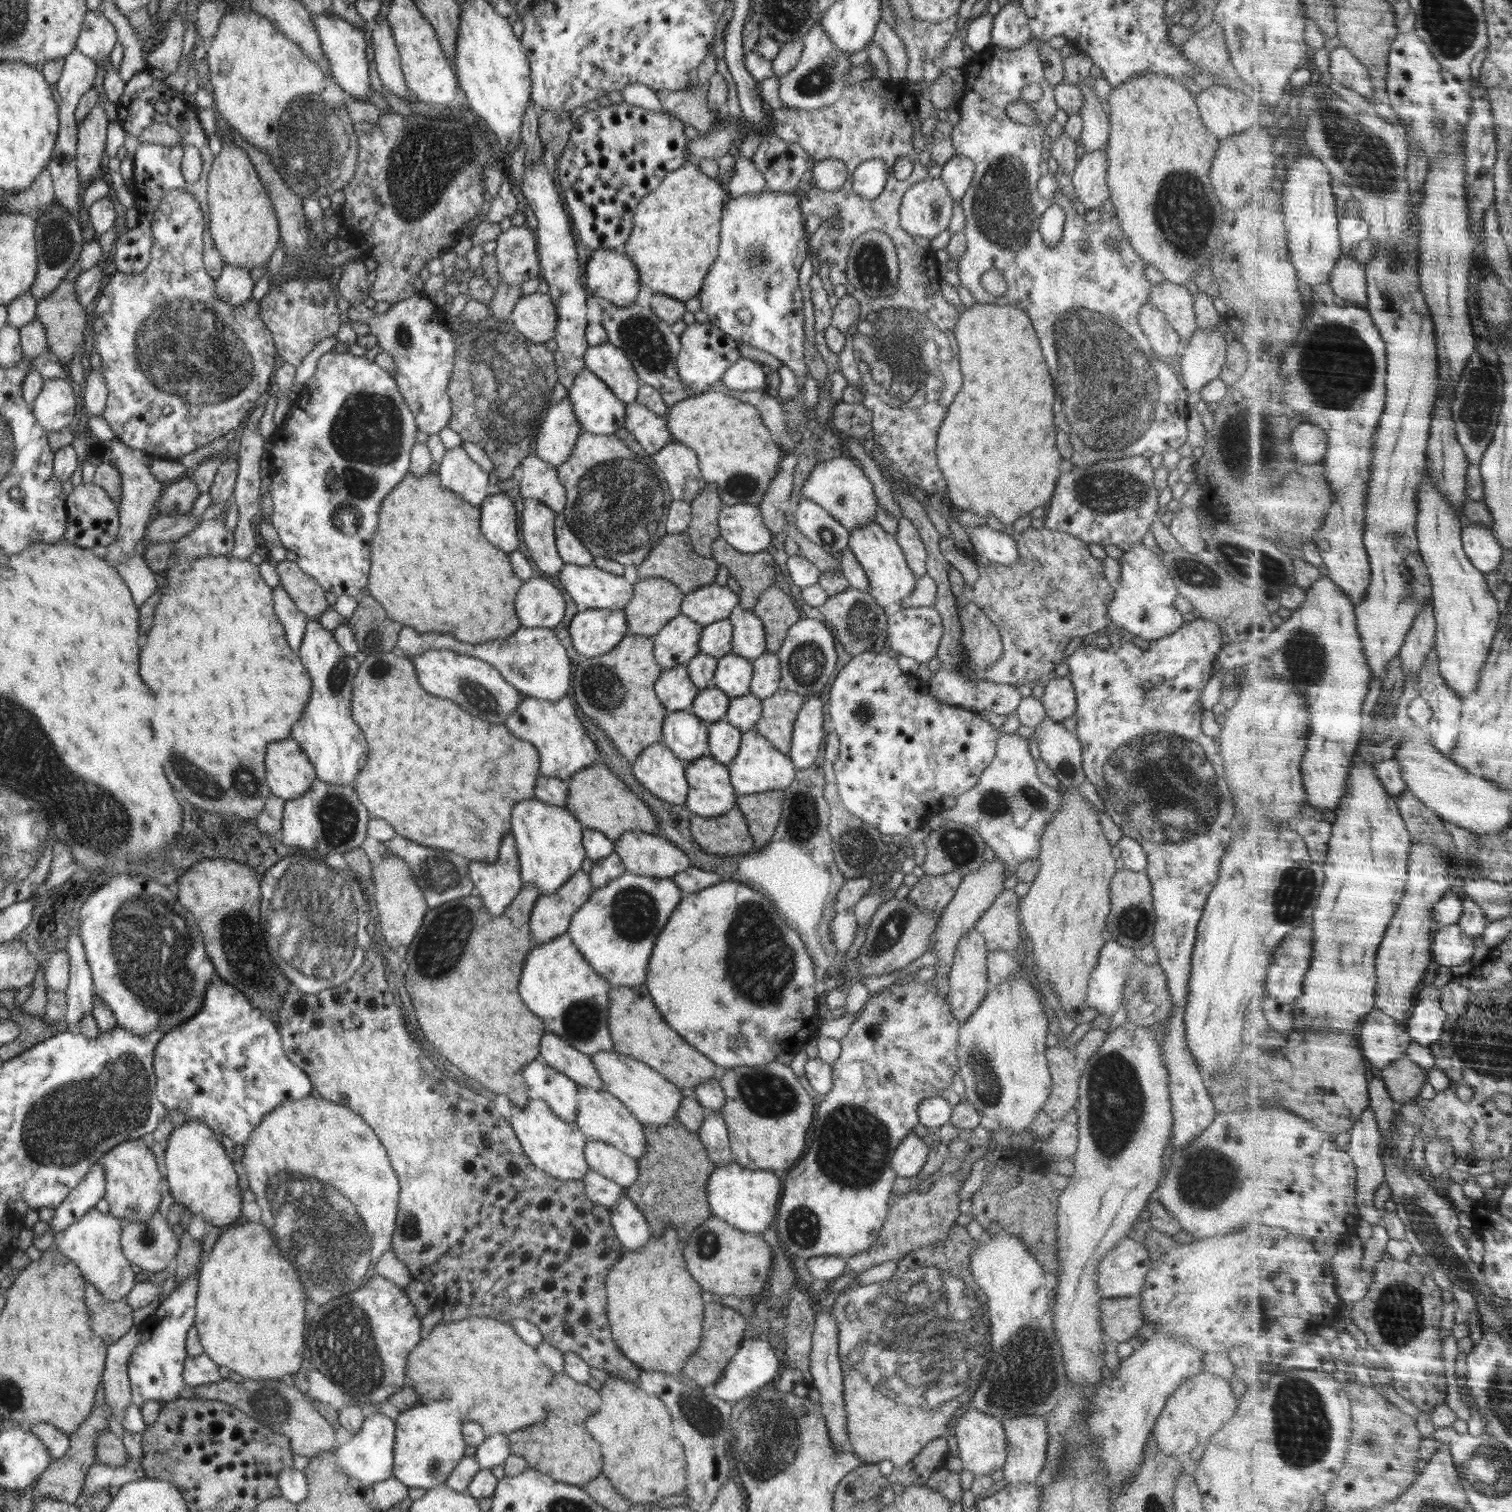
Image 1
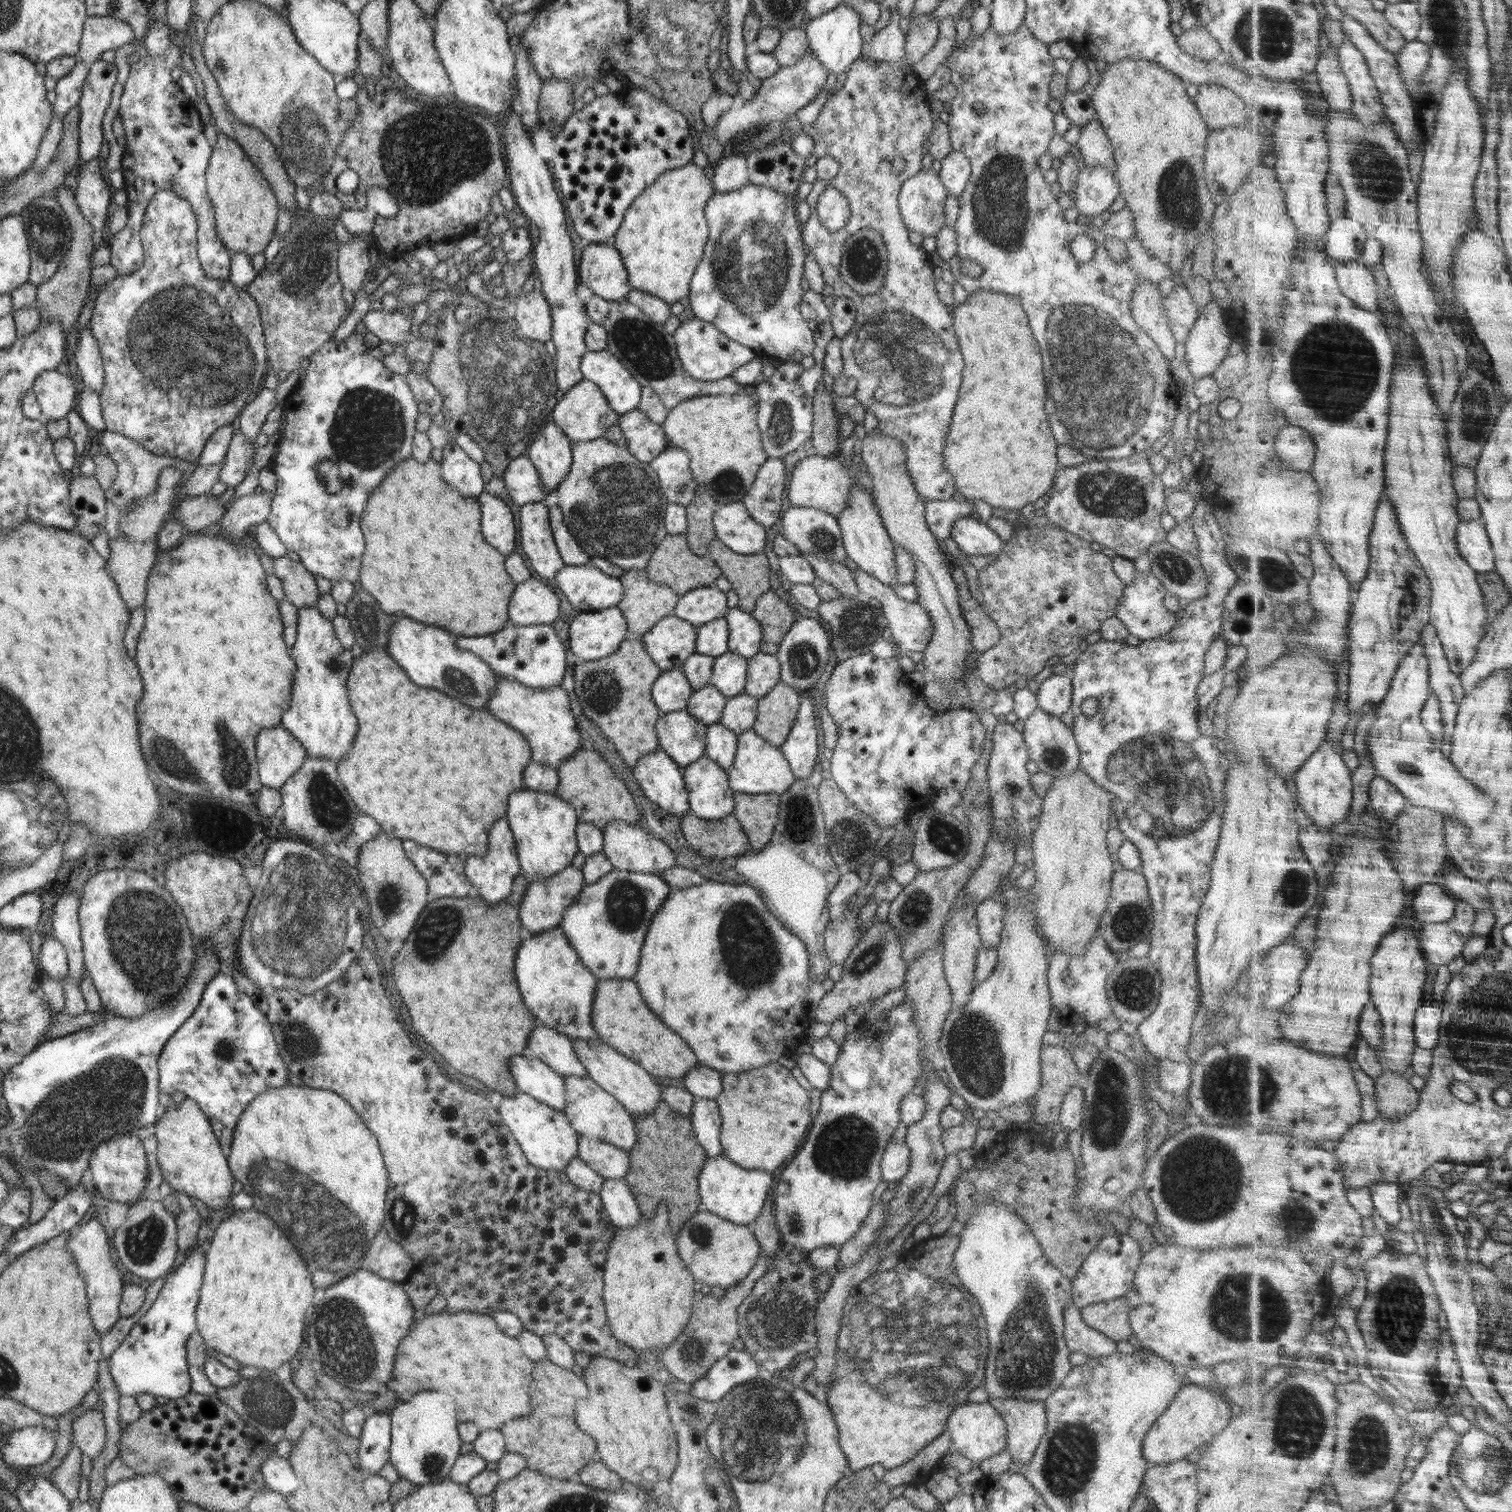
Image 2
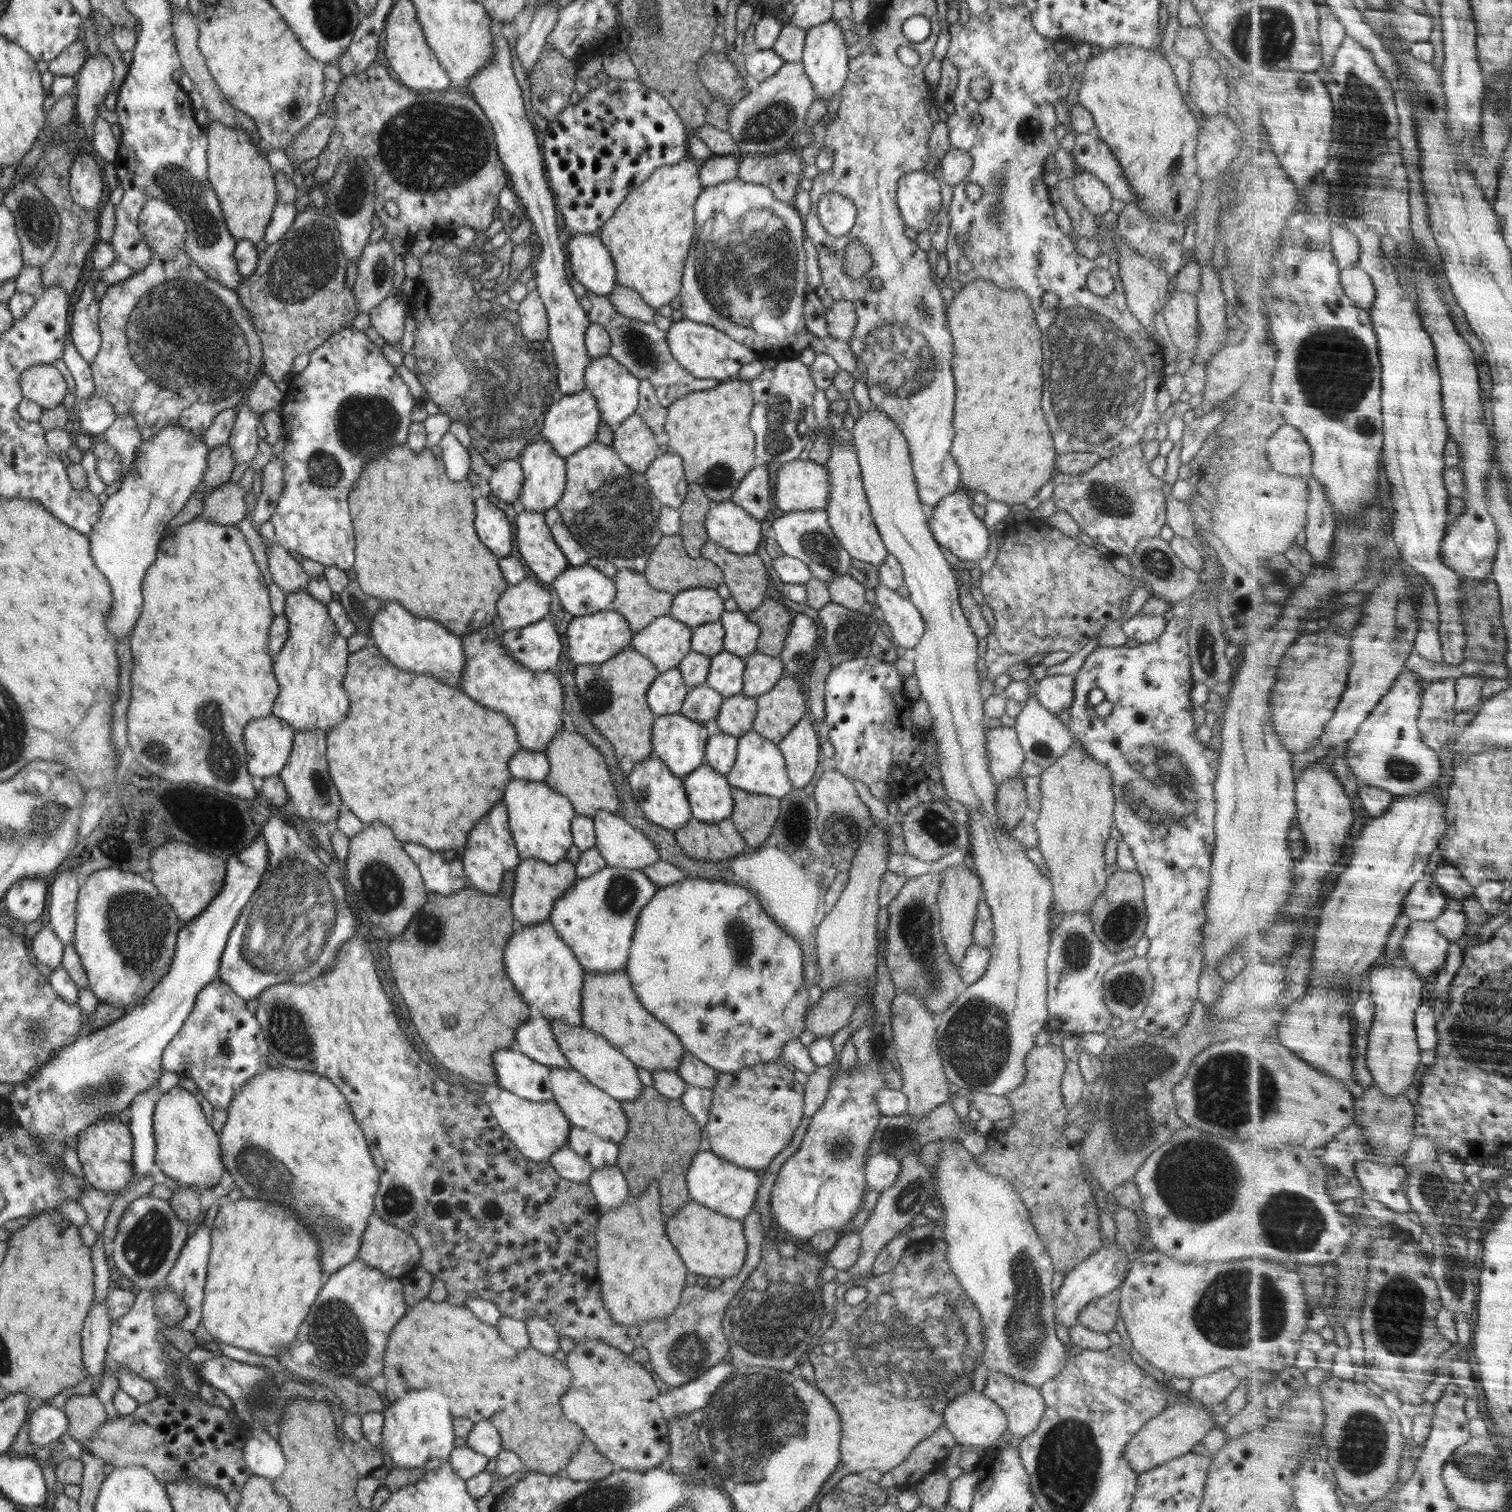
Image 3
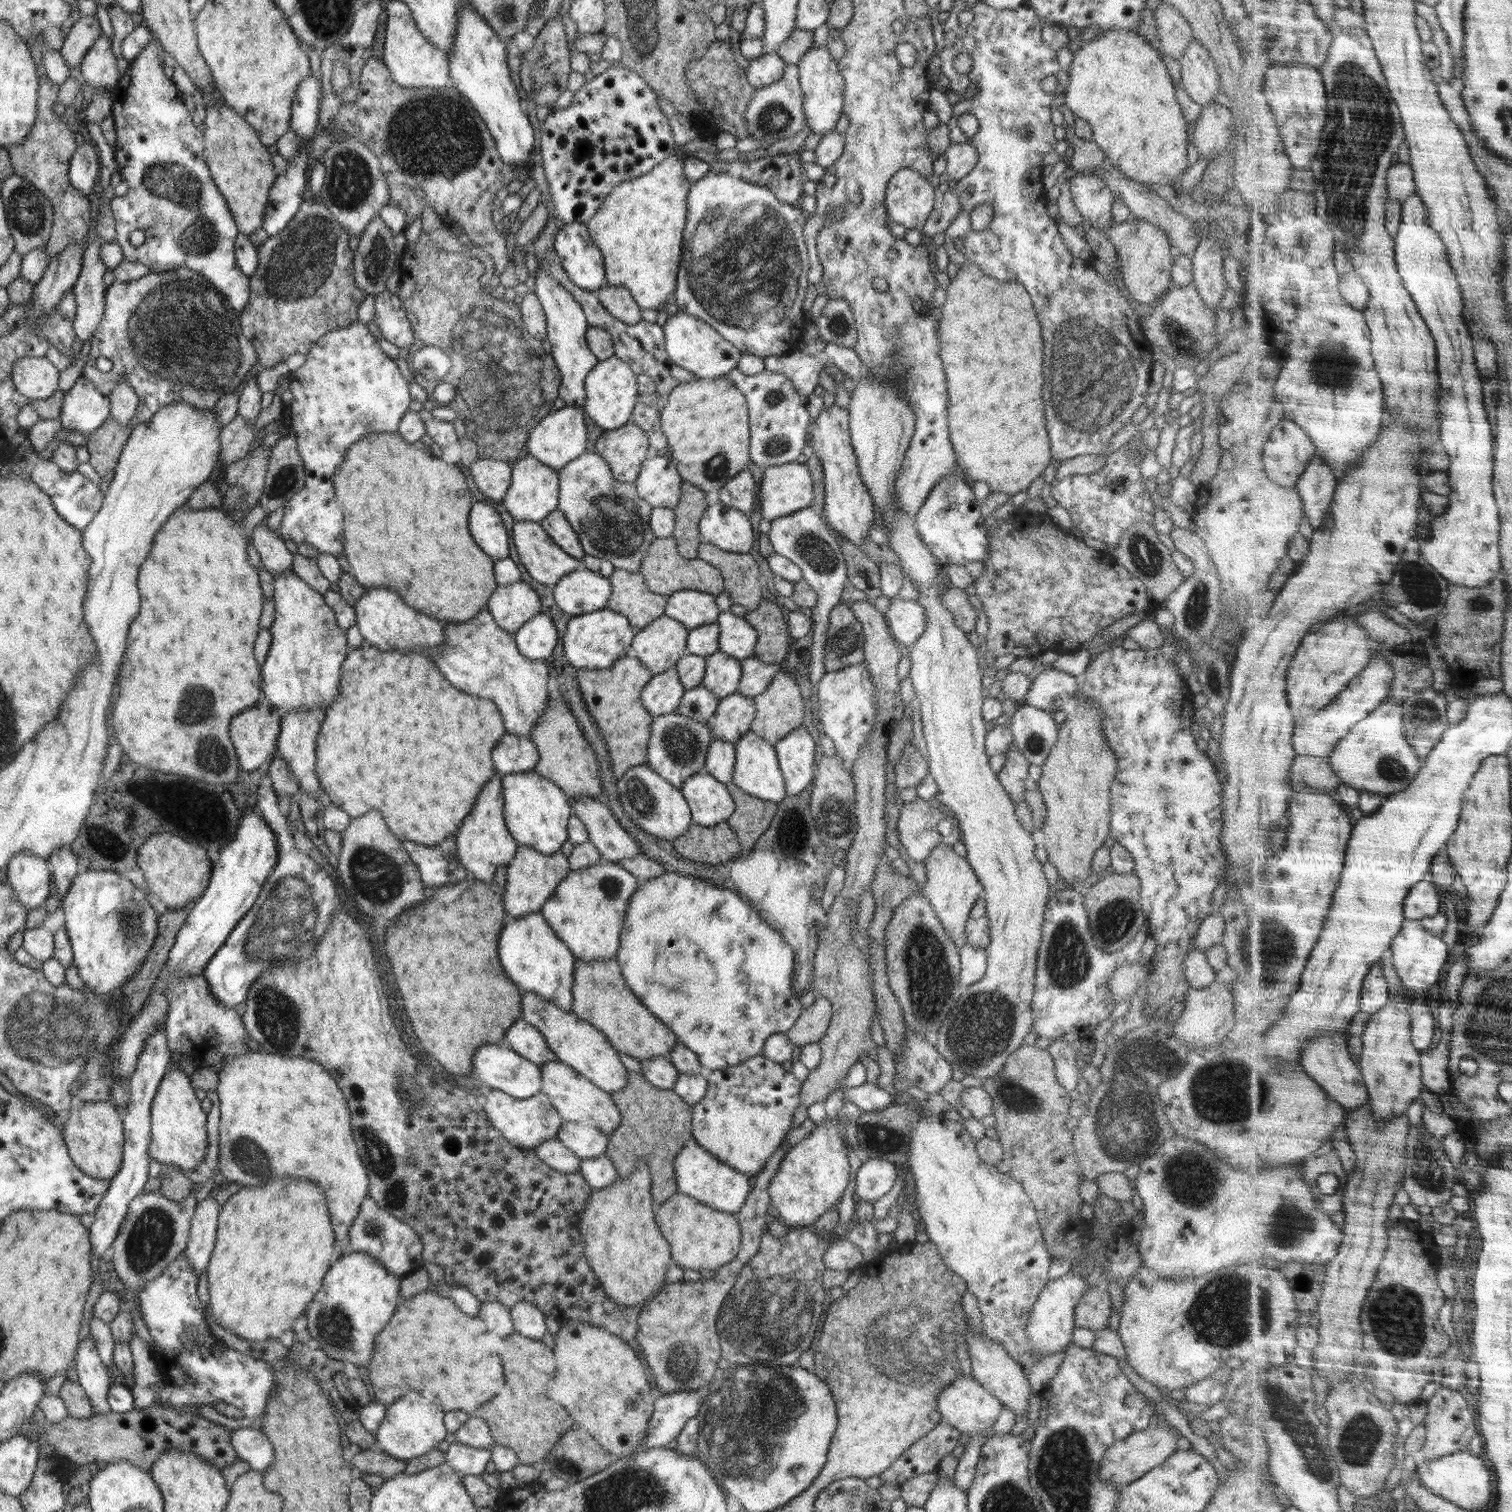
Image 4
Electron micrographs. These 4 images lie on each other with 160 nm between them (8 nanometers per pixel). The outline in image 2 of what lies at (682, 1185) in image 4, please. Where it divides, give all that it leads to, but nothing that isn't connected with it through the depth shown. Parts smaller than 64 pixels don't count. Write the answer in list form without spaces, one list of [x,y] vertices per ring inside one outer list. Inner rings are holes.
[[[723,1156],[708,1157],[698,1175],[698,1192],[702,1209],[734,1224],[750,1225],[762,1212],[768,1191],[774,1187],[772,1174],[760,1169],[746,1169]]]

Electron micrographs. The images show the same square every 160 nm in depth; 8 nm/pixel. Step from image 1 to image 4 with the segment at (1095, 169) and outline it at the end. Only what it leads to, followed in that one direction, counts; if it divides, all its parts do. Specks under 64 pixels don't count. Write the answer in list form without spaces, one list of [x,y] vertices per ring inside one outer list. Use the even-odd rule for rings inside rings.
[[[1095,173],[1088,178],[1072,179],[1070,192],[1078,212],[1086,220],[1084,225],[1104,234],[1105,229],[1114,223],[1112,205],[1116,199],[1108,185]]]

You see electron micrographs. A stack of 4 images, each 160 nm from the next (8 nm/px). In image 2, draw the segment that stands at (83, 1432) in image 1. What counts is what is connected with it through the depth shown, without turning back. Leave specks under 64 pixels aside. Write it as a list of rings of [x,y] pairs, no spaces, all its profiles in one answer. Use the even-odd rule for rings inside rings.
[[[72,1444],[62,1463],[49,1474],[53,1478],[56,1488],[64,1494],[68,1501],[73,1503],[78,1500],[82,1454],[83,1452],[75,1444]]]

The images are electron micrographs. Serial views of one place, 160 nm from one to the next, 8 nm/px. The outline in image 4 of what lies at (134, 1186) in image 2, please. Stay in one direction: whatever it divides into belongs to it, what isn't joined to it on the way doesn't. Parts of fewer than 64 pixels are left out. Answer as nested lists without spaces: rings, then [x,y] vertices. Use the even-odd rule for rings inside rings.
[[[83,1101],[77,1105],[70,1107],[69,1117],[65,1120],[63,1126],[63,1139],[67,1146],[70,1159],[74,1165],[82,1172],[88,1173],[88,1176],[96,1177],[97,1179],[109,1181],[122,1166],[123,1160],[123,1120],[120,1116],[119,1109],[107,1101]]]

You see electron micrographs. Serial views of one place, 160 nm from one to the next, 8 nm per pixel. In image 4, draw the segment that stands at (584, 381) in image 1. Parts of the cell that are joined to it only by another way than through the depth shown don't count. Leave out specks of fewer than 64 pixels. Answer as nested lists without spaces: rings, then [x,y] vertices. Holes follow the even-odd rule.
[[[565,406],[557,410],[554,408],[545,418],[542,418],[538,425],[530,432],[525,444],[525,454],[531,454],[540,463],[558,472],[590,448],[588,431],[584,425],[586,410],[584,408]]]

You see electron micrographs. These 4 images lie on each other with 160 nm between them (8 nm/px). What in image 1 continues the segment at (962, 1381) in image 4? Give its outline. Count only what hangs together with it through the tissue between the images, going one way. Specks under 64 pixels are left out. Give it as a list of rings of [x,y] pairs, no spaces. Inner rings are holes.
[[[970,1408],[956,1421],[955,1431],[953,1444],[958,1447],[959,1457],[963,1462],[964,1469],[970,1470],[976,1477],[988,1477],[996,1470],[1003,1468],[1008,1441],[1000,1421],[984,1414],[984,1412]]]

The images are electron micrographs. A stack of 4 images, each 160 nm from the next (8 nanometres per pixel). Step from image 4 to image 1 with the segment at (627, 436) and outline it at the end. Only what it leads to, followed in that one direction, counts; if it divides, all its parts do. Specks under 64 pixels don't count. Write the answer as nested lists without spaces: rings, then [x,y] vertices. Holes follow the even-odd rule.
[[[638,402],[626,405],[625,428],[652,457],[672,441],[665,416],[658,416]]]

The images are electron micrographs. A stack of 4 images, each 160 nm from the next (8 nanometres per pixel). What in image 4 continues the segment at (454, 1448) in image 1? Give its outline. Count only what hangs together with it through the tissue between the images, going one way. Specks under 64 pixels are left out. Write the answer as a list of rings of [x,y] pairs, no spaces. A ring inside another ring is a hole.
[[[410,1392],[404,1398],[397,1399],[394,1404],[385,1405],[385,1411],[386,1417],[375,1435],[376,1443],[383,1448],[384,1453],[409,1462],[432,1449],[444,1448],[444,1437],[448,1433],[444,1425],[445,1410],[440,1408],[436,1396]]]

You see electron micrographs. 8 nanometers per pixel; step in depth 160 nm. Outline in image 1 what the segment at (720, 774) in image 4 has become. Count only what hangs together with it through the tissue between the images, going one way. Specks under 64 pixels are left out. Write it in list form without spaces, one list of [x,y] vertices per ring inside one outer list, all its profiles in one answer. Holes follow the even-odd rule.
[[[727,720],[716,721],[708,727],[709,752],[714,760],[728,764],[738,754],[741,741],[739,728],[734,728]]]

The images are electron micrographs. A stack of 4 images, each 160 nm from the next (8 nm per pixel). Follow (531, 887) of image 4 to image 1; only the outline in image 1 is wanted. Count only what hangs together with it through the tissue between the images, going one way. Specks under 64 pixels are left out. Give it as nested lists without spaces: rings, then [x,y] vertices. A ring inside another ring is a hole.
[[[576,871],[556,894],[540,894],[529,918],[529,927],[536,943],[550,942],[567,932],[571,917],[588,902],[593,891],[590,876]]]

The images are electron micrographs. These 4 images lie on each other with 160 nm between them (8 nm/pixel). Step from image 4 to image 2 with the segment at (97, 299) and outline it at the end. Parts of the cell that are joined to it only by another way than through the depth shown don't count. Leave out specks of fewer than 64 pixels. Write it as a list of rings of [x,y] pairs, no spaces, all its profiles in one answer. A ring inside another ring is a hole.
[[[89,325],[79,332],[74,362],[80,370],[83,382],[100,394],[104,384],[104,369],[99,346]]]

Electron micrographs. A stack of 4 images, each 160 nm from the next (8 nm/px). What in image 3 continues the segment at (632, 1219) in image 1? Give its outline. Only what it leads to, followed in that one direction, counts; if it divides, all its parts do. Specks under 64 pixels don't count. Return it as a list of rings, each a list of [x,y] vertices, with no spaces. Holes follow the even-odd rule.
[[[617,1166],[593,1169],[587,1183],[600,1208],[611,1209],[620,1206],[631,1196],[625,1176]]]

